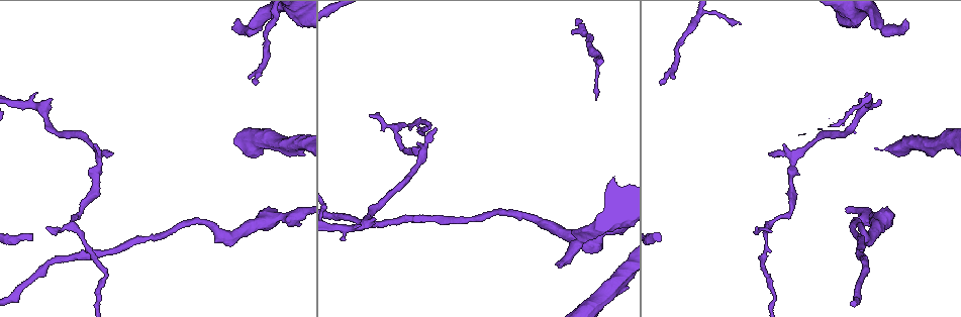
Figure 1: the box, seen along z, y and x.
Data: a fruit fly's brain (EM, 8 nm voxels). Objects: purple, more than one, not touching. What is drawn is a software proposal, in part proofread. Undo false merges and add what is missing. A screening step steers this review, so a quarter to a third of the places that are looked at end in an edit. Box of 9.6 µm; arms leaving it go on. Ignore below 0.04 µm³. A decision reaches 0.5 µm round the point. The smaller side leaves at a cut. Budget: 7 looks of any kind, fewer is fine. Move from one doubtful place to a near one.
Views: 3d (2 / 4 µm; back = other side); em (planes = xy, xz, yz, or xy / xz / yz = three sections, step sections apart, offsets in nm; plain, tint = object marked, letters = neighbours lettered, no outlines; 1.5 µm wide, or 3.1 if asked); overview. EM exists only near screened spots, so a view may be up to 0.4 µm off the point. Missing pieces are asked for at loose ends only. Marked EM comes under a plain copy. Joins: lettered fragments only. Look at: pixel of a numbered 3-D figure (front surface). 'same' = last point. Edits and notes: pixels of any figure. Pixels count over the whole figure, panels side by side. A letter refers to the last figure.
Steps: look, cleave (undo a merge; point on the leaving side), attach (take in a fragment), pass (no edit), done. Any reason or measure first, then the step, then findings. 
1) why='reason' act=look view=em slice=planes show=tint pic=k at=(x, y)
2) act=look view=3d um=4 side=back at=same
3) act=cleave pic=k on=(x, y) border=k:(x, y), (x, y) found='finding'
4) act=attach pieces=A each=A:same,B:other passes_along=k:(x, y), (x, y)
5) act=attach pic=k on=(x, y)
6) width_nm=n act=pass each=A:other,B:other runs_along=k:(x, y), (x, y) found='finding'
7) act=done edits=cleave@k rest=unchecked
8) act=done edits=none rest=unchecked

why='narrows sharply' act=look view=3d um=4 pic=1 at=(398, 140)

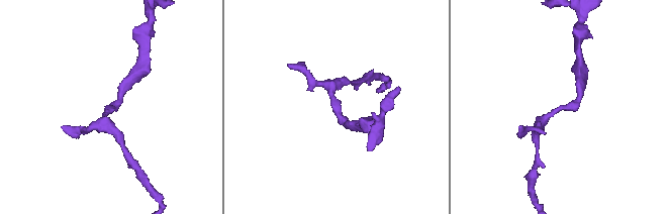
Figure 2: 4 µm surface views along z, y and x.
act=look view=em slice=xy step=4 show=tint pic=2 at=(560, 108)

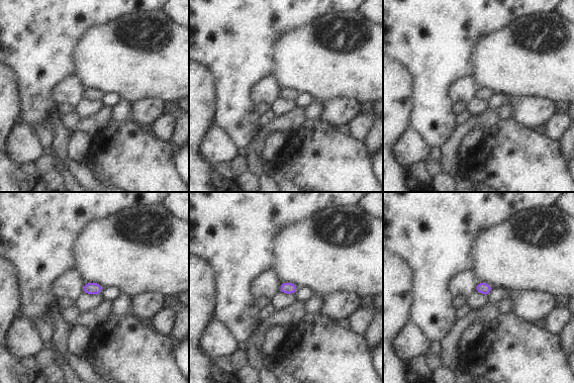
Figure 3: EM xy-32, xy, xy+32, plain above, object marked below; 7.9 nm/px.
act=look view=em slice=yz step=8 show=letters at=same

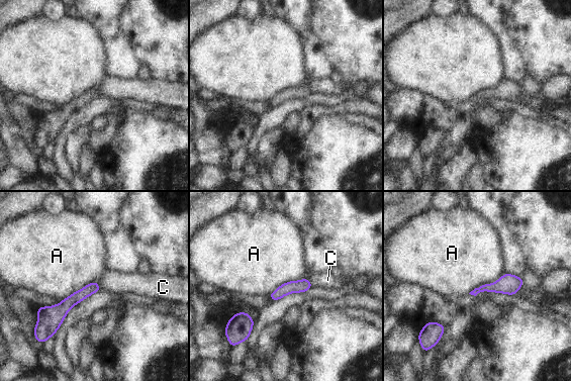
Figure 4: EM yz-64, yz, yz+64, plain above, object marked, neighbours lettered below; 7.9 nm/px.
act=pass each=A:other,C:other border=4:(505, 273), (468, 293) found='all the same neuron'

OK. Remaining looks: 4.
why='an open end' act=look view=3d um=4 pic=1 at=(343, 240)

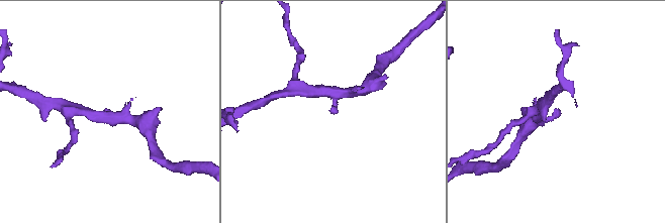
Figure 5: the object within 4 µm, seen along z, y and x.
arm_widths_nm=190,240 why='need the tissue' act=look view=em slice=xz step=4 show=tint pic=5 at=(331, 111)

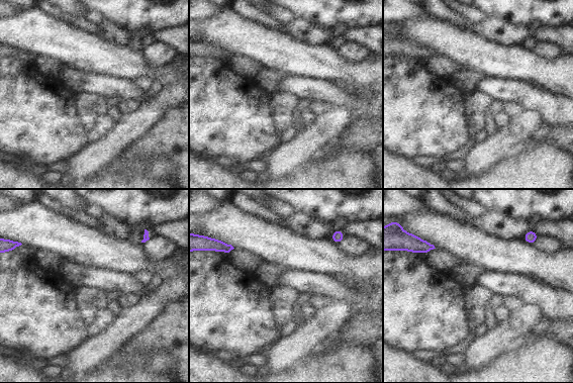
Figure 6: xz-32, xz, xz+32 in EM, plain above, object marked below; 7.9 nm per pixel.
act=look view=em slice=planes show=letters at=same

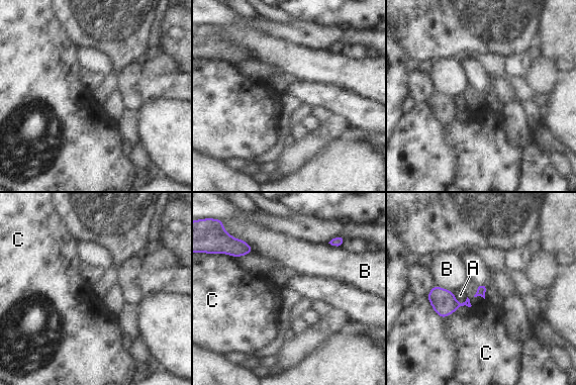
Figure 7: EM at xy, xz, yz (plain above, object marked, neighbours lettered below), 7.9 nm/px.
act=pass each=A:other,B:other,C:other found='none of them fits'

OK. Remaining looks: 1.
act=done edits=none rest=unchecked

